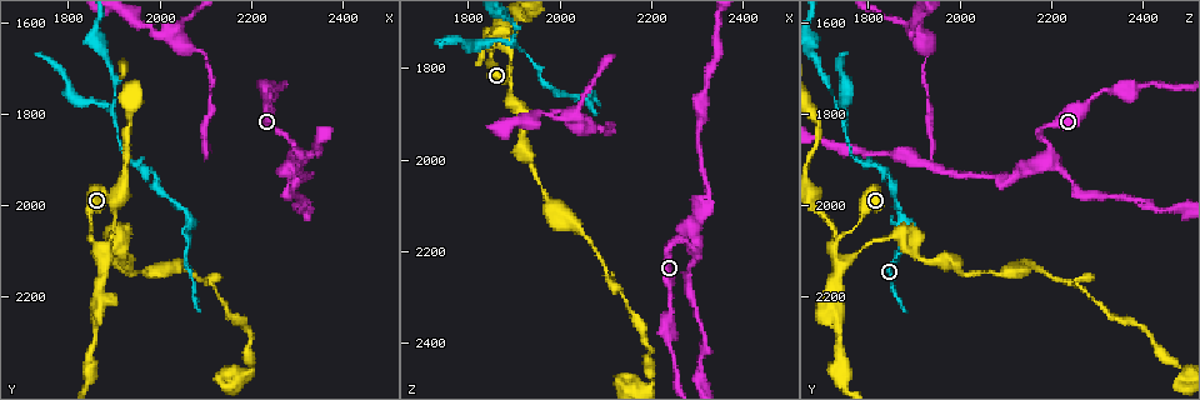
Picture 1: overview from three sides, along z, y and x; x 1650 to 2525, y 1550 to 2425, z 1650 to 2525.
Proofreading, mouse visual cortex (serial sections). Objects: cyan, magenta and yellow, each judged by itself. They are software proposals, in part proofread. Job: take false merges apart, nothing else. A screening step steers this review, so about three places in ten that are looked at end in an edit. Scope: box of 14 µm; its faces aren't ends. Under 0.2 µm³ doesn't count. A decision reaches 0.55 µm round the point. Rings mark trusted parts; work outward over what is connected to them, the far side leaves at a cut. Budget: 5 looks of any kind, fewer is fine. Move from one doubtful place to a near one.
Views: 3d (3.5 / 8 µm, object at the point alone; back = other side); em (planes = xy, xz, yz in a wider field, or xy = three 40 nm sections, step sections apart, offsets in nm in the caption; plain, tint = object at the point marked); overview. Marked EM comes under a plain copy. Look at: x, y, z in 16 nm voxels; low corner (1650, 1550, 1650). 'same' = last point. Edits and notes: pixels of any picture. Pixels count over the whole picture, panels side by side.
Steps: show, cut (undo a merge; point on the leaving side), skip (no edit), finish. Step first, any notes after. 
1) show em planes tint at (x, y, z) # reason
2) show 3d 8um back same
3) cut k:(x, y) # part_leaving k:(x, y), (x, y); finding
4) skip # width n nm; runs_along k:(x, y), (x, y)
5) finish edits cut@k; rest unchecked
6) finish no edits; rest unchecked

show 3d 3.5um at (1885, 2120, 1735) # three arms meet

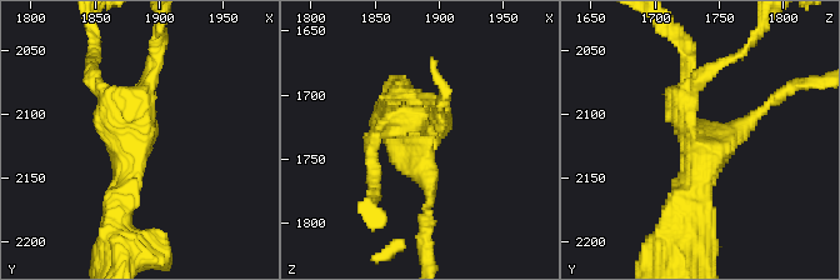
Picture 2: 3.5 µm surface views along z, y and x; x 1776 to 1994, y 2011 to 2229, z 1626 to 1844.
show em xy step 1 tint at (1884, 2120, 1740) # arms 3; arm_widths 150, 250, 300 nm

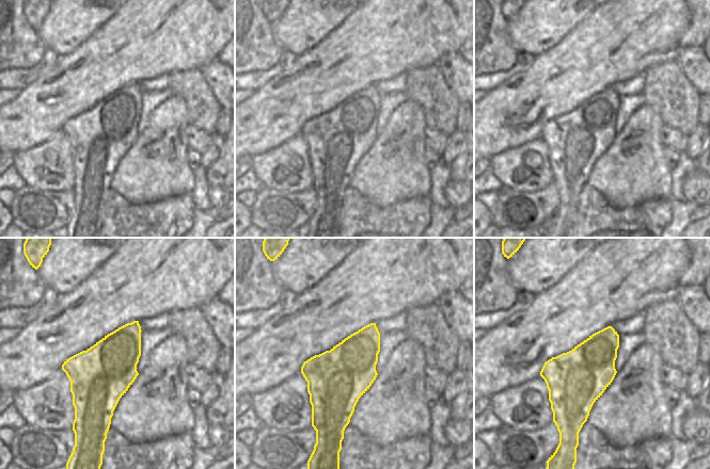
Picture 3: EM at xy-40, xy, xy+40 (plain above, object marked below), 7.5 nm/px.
skip # runs_along 2:(374, 135), (420, 131), (428, 215); continuous, no second cell

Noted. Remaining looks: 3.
show 3d 3.5um at (1905, 2065, 1875) # sharp bend

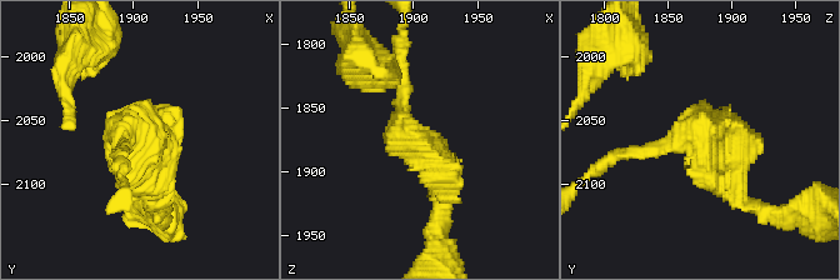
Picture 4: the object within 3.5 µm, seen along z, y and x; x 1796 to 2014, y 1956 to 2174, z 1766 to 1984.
show em planes tint at (1906, 2060, 1878)

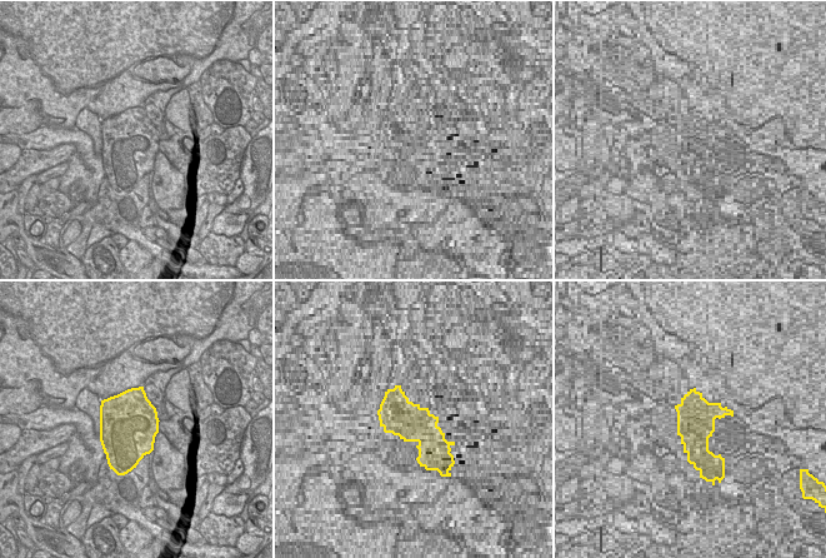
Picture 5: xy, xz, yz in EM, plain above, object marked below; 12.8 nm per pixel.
skip # runs_along 4:(638, 154), (704, 135), (746, 200); one cell here

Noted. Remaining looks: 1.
finish no edits; rest unchecked

